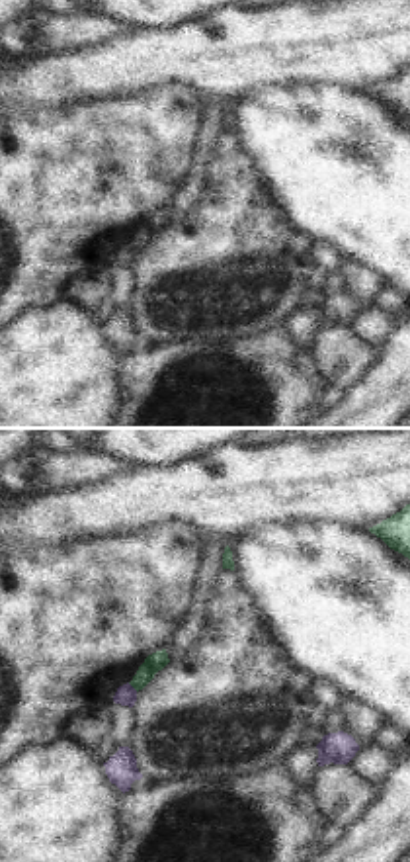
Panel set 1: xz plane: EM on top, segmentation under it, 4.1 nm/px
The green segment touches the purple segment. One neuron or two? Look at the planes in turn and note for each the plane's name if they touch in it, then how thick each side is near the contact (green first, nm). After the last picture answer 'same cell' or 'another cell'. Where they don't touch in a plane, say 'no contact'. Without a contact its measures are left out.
meets green in xz; 80 nm thick on the green side, 90 nm on the other

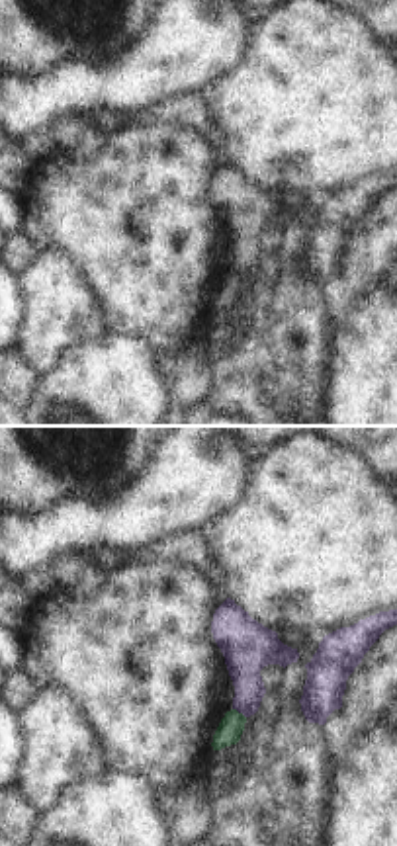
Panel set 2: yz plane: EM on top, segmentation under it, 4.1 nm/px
meets green in yz; 100 nm thick on the green side, 180 nm on the other

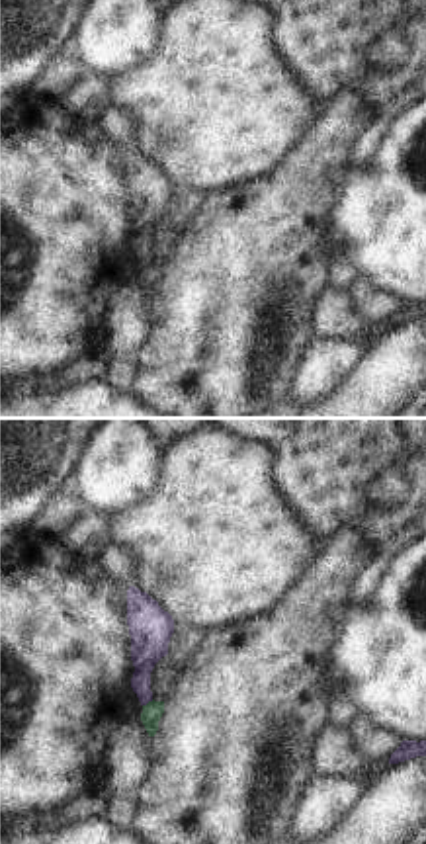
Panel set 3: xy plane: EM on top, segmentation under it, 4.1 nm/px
meets green in xy; 80 nm thick on the green side, 160 nm on the other

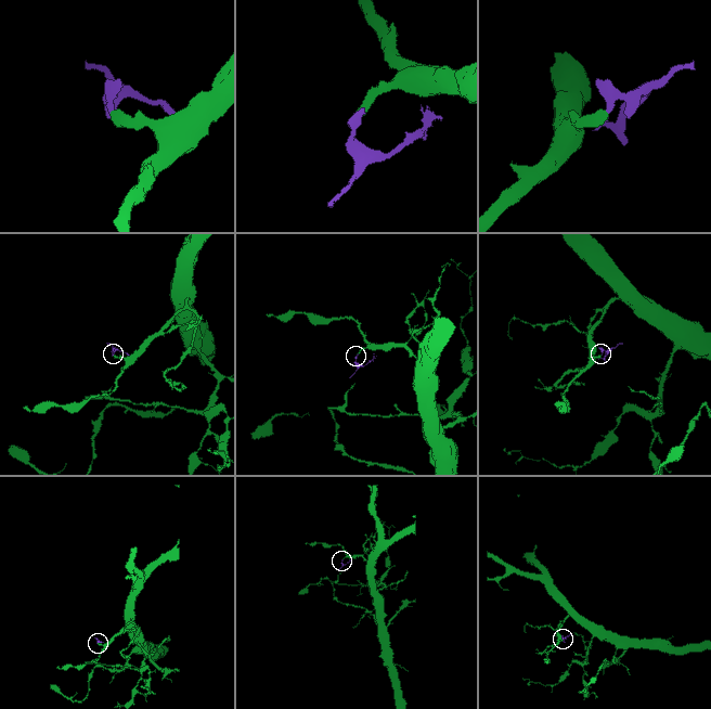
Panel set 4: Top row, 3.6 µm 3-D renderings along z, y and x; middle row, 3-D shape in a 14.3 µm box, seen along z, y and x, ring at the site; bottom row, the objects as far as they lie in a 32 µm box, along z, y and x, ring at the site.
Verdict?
another cell

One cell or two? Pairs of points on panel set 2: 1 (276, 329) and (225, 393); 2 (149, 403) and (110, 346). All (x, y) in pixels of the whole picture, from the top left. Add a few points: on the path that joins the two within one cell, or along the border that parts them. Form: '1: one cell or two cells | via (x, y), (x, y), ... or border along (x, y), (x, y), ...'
1: one cell | via (274, 344), (241, 378)
2: one cell | via (135, 389), (110, 360)

